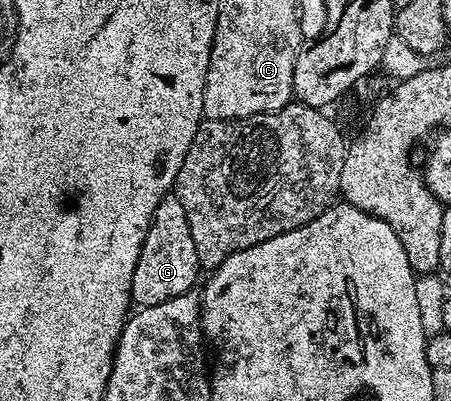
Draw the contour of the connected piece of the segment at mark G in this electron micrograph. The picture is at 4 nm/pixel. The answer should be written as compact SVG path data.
M164 196L156 207L156 215L152 215L148 235L144 235L140 259L136 259L136 271L132 271L130 300L141 307L176 299L176 295L184 295L195 288L198 273L200 266L196 246L192 243L192 230L188 228L188 215L184 215L184 206L178 197Z

